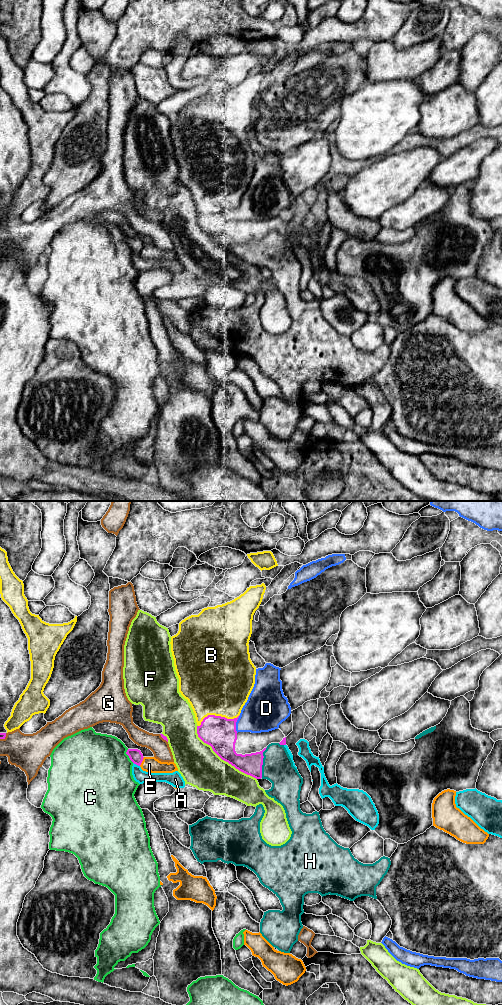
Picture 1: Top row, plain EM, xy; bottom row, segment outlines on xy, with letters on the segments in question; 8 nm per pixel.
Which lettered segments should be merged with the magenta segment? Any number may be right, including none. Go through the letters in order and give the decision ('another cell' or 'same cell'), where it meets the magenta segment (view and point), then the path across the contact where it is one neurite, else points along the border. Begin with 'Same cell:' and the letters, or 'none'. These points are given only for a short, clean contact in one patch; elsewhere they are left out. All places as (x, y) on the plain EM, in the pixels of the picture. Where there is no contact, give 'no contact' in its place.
Same cell: none
A: another cell | xy (136, 252)
B: another cell | xy (217, 204)
C: another cell | xy (128, 243)
D: another cell | xy (235, 212)
E: another cell | xy (142, 248)
F: another cell | xy (222, 247)
G: another cell | xy (4, 225)
H: another cell | xy (262, 250)

